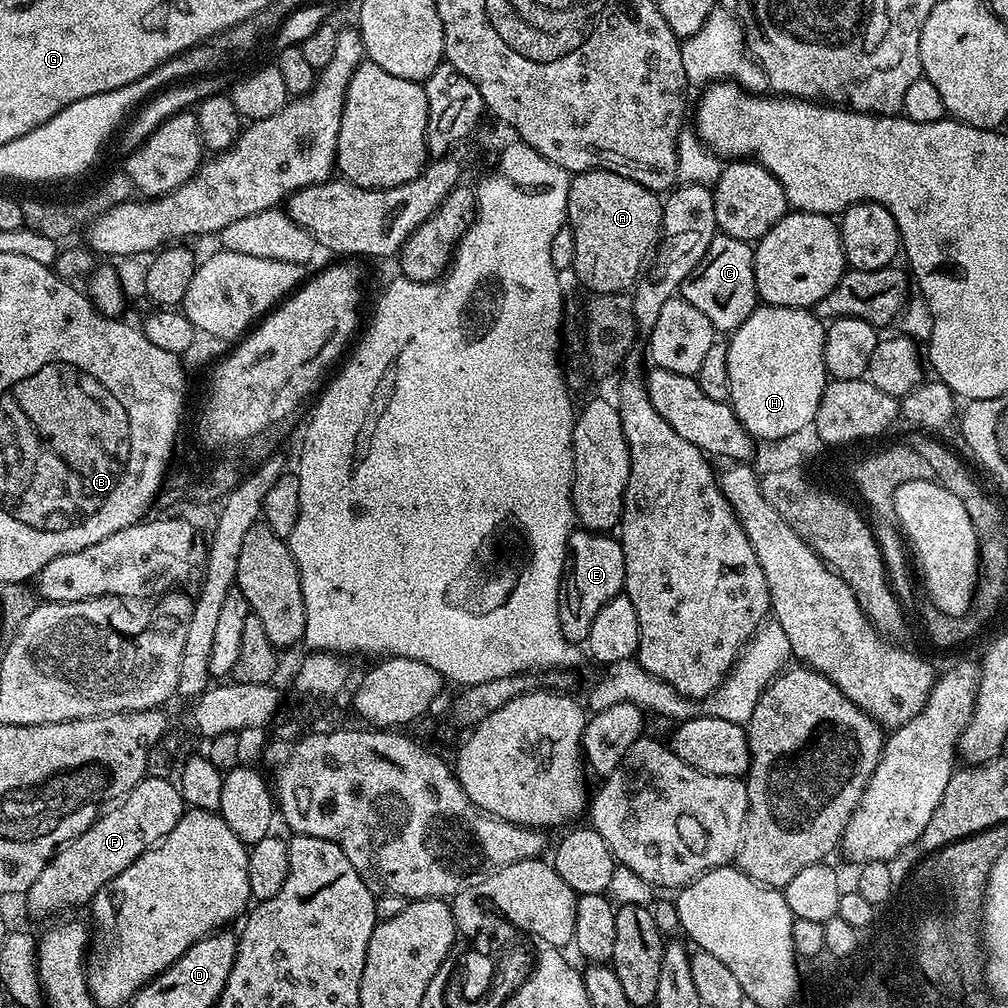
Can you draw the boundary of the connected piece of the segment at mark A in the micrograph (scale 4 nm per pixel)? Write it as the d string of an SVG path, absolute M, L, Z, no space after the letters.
M597 168L575 173L570 179L566 221L566 227L574 234L571 271L592 294L627 293L640 279L646 261L657 247L663 209L657 193L630 178L622 178L622 174Z

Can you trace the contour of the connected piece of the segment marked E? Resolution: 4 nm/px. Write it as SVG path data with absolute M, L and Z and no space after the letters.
M573 530L568 539L568 557L564 559L564 573L560 575L560 605L558 618L562 626L562 634L570 643L583 645L590 634L590 626L597 616L598 610L610 602L610 598L621 595L626 578L626 558L622 554L622 546L615 535L602 532Z

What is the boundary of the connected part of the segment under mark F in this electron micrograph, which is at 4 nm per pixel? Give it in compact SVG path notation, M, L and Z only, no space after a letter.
M145 775L133 788L126 793L115 806L100 813L100 817L78 838L65 844L55 856L49 860L47 866L34 878L34 882L26 893L28 908L32 912L64 912L75 904L91 905L92 899L106 886L106 882L113 880L134 858L138 858L147 848L154 847L174 830L174 826L184 817L186 805L179 787L171 779L163 776Z

